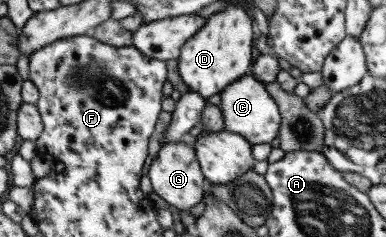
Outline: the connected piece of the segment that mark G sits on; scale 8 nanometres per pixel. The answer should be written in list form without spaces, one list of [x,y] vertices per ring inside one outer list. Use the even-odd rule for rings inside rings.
[[[181,141],[164,143],[160,146],[161,148],[152,159],[147,171],[152,191],[177,211],[188,211],[189,208],[203,201],[205,179],[199,169],[195,150]]]

